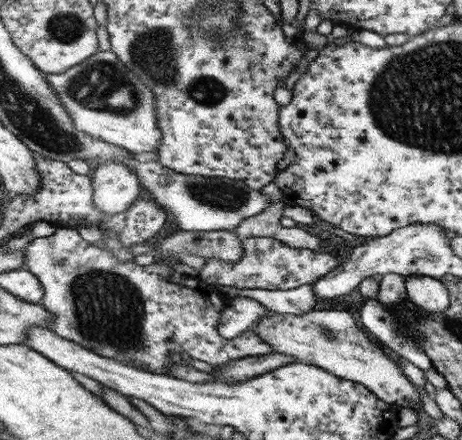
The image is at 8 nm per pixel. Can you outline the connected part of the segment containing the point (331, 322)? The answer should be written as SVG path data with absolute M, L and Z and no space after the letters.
M330 309L330 310L315 310L305 312L301 315L279 313L272 311L265 317L262 317L259 322L256 321L250 328L266 343L271 344L273 352L280 354L289 354L296 361L304 364L316 365L318 368L327 369L328 372L335 373L336 376L345 380L358 381L359 384L366 385L380 400L388 401L388 404L393 404L396 407L408 407L411 409L422 408L420 395L417 387L402 373L402 369L396 361L389 359L382 352L382 347L377 346L374 341L366 336L356 320L352 318L352 314L345 310Z

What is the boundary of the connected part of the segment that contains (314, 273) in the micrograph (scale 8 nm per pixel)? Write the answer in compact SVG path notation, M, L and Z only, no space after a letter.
M243 238L242 258L225 261L218 257L208 257L198 273L197 280L213 286L233 286L236 288L261 288L262 290L292 290L302 284L313 284L327 275L340 263L330 255L306 248L290 248L276 238Z

